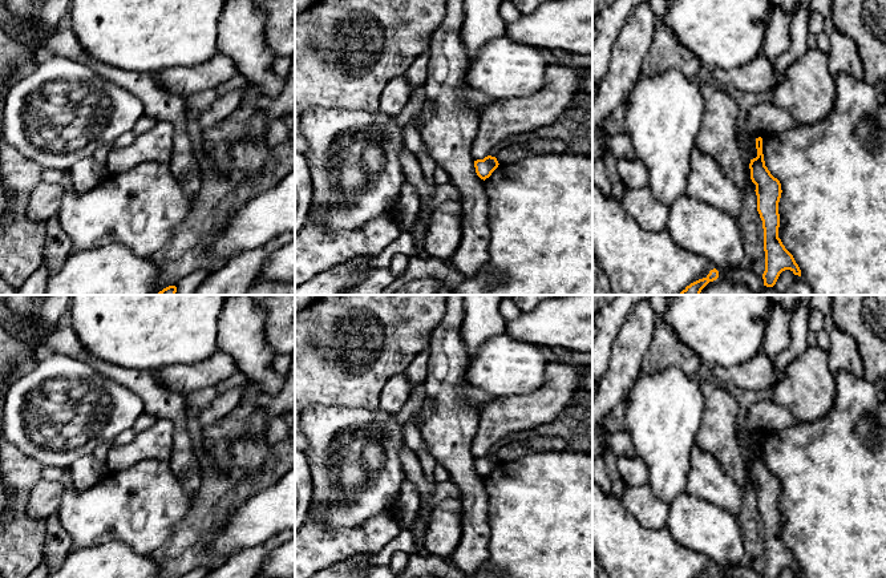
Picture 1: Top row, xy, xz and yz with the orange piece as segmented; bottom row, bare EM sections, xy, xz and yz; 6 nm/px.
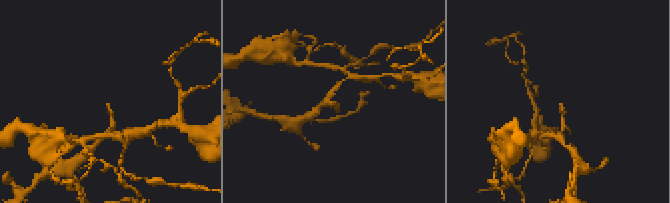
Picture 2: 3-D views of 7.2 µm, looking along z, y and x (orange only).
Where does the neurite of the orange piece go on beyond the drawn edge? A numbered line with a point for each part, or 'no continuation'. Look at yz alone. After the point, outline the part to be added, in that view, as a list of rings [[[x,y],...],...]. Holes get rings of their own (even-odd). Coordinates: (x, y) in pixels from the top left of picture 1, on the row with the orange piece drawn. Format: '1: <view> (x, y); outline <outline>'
no continuation

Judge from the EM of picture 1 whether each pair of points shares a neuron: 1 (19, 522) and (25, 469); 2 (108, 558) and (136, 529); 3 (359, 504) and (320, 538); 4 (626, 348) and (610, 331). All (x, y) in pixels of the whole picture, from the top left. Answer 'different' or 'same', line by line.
1: same
2: different
3: different
4: different

